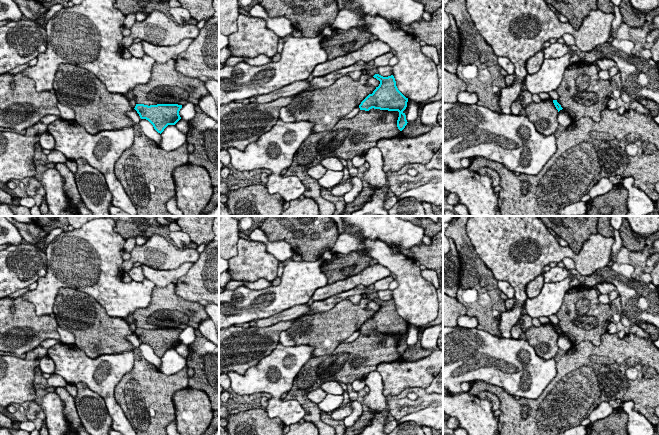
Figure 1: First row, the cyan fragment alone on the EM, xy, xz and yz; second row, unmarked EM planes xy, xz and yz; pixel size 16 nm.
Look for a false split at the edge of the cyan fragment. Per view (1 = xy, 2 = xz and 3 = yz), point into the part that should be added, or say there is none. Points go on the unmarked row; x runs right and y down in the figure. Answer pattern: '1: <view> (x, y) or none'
1: none
2: none
3: none

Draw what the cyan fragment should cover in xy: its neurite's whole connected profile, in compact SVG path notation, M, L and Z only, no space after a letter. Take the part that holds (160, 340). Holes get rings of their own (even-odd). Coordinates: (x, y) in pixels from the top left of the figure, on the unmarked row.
M136 328L135 334L141 343L148 344L158 357L162 357L168 349L175 349L180 343L179 335L182 329L178 328L157 328L144 329Z

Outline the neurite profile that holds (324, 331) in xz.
M362 298L358 304L353 304L343 300L329 311L298 317L287 332L295 345L313 347L313 357L331 354L376 313L366 309L369 301Z

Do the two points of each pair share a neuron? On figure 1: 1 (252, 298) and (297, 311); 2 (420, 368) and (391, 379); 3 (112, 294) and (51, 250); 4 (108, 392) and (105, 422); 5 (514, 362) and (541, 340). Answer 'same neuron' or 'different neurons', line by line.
1: different neurons
2: same neuron
3: same neuron
4: different neurons
5: different neurons

